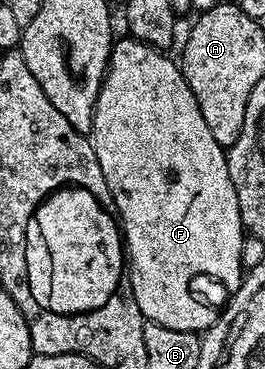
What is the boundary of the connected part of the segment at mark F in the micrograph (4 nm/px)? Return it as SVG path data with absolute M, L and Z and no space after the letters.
M132 37L118 38L113 45L113 51L109 55L109 70L105 73L105 79L101 82L101 92L95 105L95 117L93 118L93 129L91 142L95 149L95 157L99 157L99 169L103 169L103 177L109 186L109 192L113 198L113 206L117 208L125 246L127 248L127 266L129 269L129 280L133 286L133 296L139 305L139 309L150 323L158 323L167 329L179 329L180 331L196 331L204 333L211 325L215 325L219 314L218 304L208 303L200 299L193 292L193 279L200 275L206 275L214 279L225 293L231 293L239 289L243 266L241 267L241 254L245 251L245 239L247 232L241 223L239 213L239 197L235 197L235 185L231 185L231 173L229 172L229 161L226 148L211 137L211 129L207 129L207 121L203 121L203 113L199 113L199 105L195 101L195 93L187 85L180 66L168 58L168 54L156 51L155 48L141 43Z

